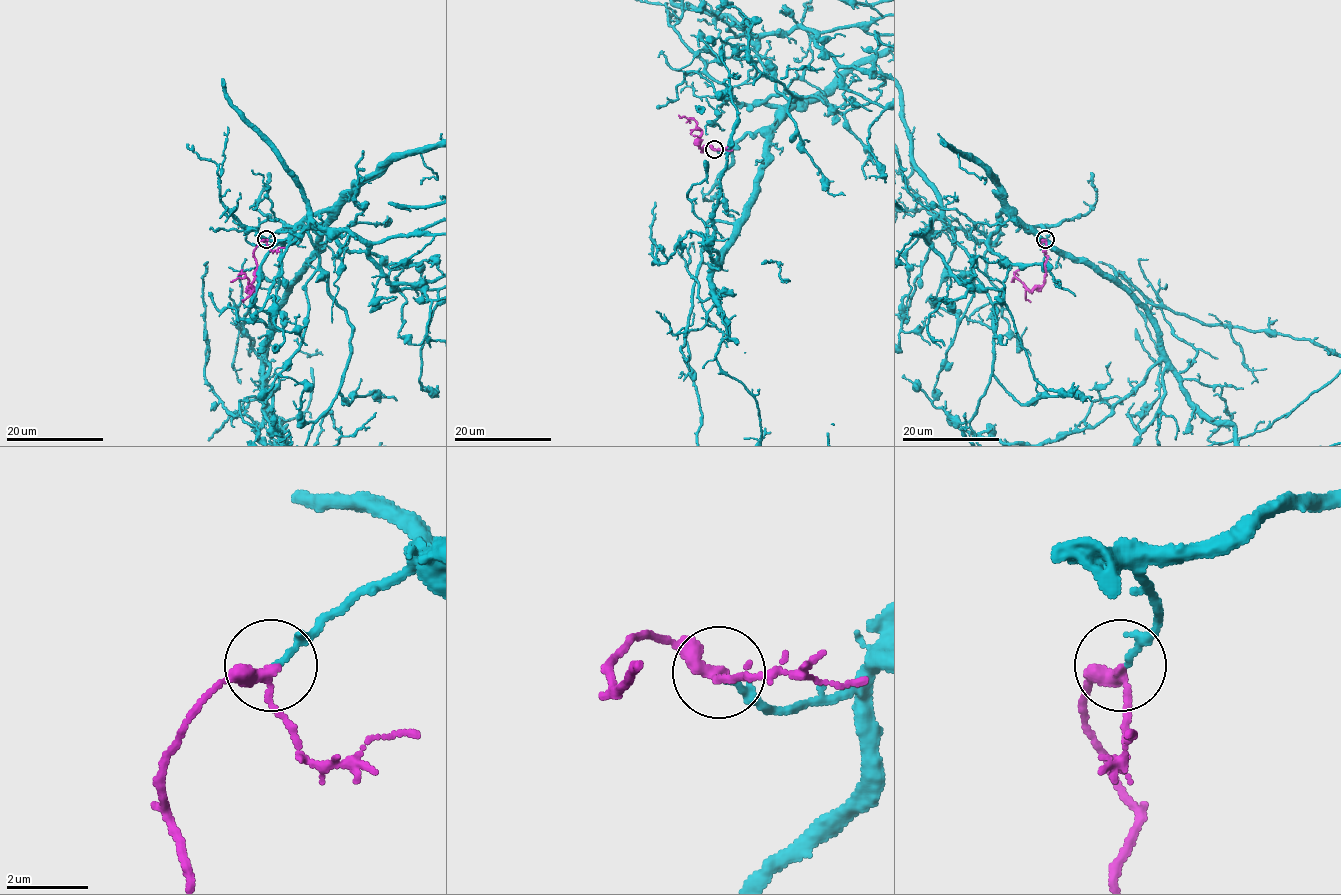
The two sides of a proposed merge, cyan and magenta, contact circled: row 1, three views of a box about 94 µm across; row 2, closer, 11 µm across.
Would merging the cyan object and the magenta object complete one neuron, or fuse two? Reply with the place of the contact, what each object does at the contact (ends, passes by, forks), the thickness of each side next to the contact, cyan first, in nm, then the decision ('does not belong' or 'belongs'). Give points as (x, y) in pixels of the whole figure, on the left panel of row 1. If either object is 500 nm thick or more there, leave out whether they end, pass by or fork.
place (266, 239); cyan passes by; magenta passes by; calibres 90 and 280 nm; belongs

